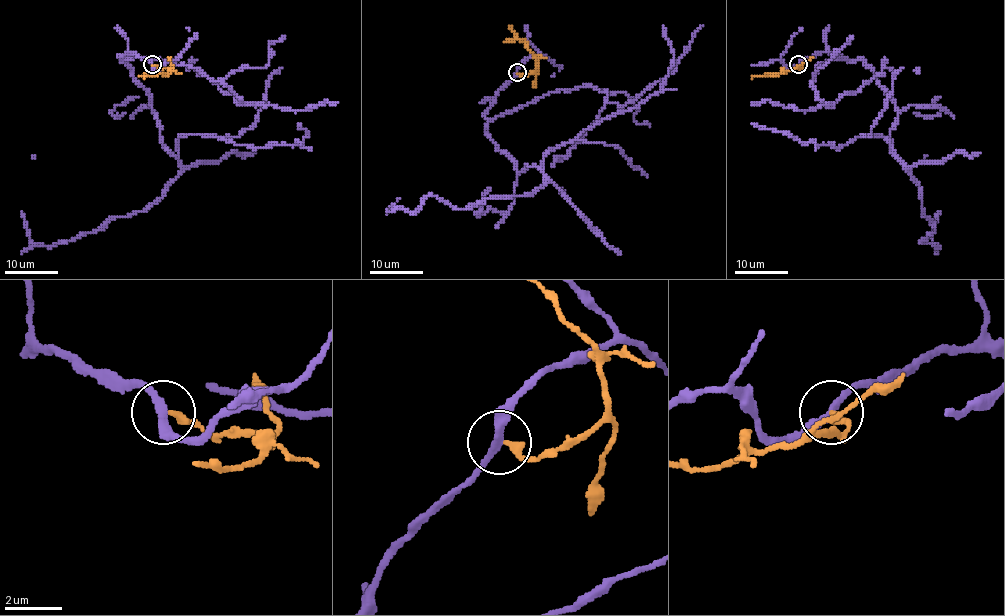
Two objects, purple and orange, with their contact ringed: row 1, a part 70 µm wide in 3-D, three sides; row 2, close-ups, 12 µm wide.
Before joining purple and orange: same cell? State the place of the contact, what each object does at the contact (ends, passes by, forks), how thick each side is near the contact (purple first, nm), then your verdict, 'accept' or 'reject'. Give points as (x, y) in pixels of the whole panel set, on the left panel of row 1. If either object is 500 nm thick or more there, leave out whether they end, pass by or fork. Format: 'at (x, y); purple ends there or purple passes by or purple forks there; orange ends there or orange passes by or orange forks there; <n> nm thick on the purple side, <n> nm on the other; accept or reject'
at (152, 64); purple passes by; orange ends there; 280 nm thick on the purple side, 260 nm on the other; reject

